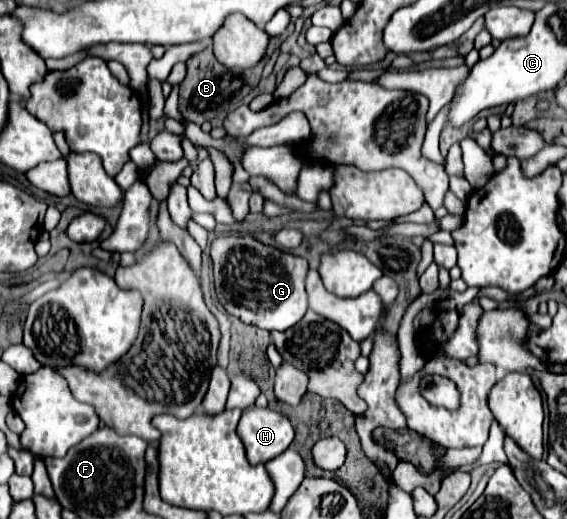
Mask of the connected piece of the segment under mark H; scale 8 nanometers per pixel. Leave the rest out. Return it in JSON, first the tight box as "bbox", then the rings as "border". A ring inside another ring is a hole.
{"bbox":[237,405,293,463],"border":[[[251,405],[245,409],[237,431],[245,445],[247,459],[253,463],[267,463],[271,457],[281,455],[293,441],[289,419],[269,407]]]}

